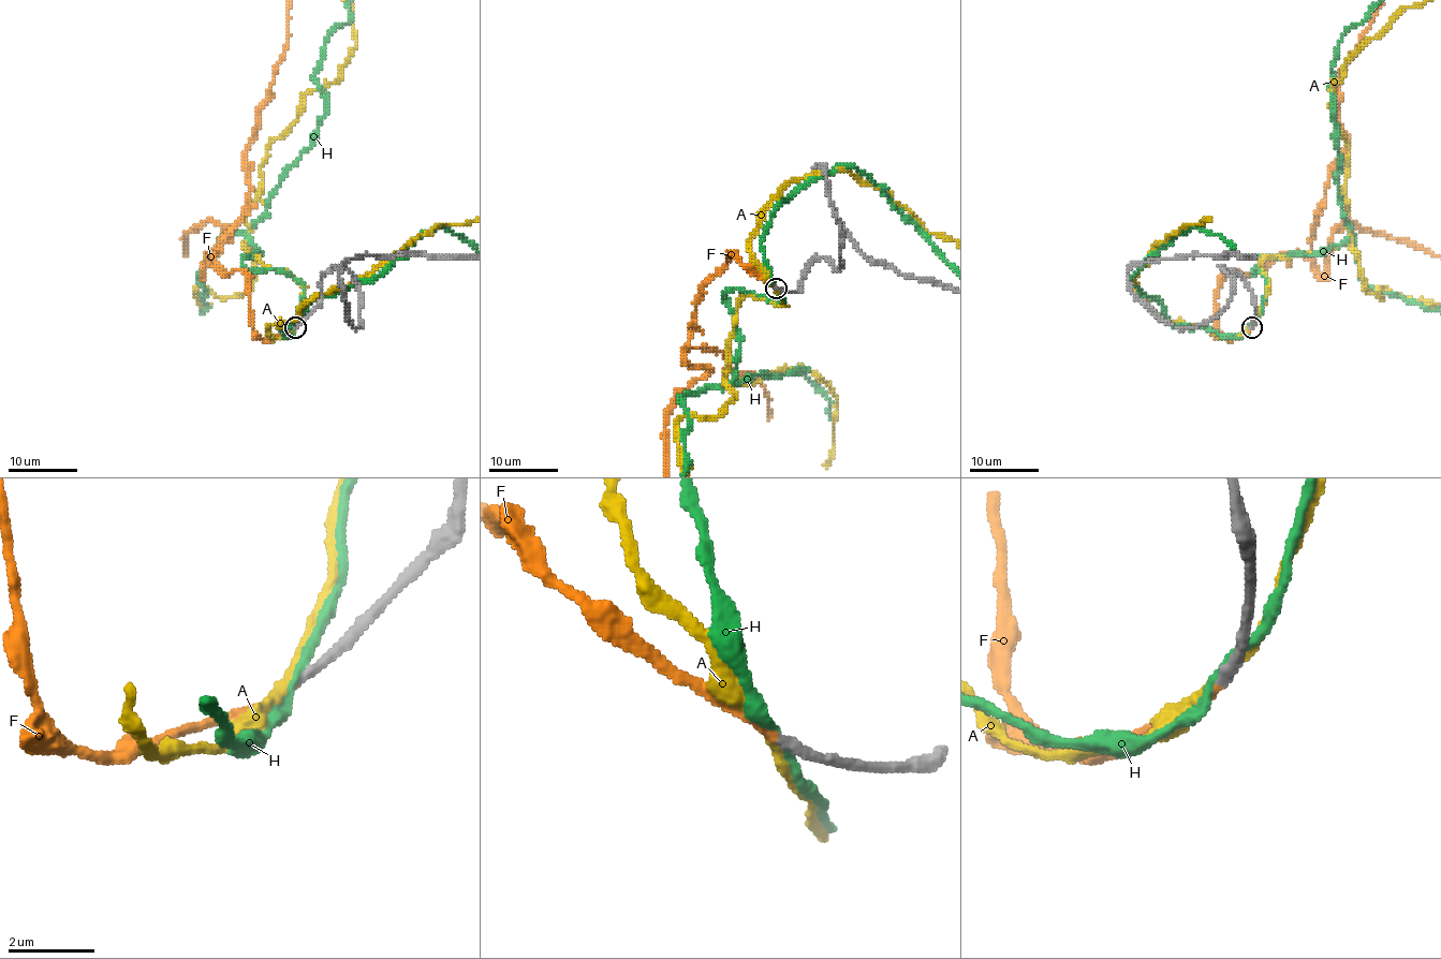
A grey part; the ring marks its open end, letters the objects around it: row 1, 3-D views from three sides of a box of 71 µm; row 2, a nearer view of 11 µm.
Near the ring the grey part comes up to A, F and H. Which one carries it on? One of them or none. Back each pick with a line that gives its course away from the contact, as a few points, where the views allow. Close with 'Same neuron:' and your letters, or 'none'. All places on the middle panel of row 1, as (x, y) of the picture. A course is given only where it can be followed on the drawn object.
Same neuron: F

